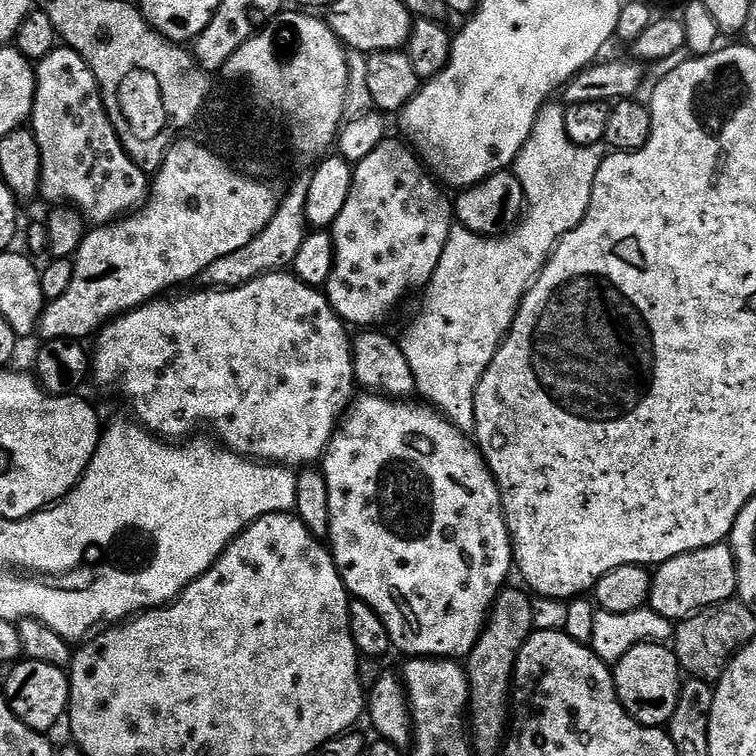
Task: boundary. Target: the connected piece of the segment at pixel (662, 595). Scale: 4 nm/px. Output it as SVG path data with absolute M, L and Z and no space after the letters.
M722 543L687 552L659 565L652 577L650 606L666 619L679 622L701 608L721 604L736 595L736 556L727 543Z

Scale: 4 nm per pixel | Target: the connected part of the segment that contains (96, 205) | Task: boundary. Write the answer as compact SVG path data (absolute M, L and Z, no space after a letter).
M79 58L71 59L40 62L34 68L36 101L32 107L30 130L36 136L38 150L42 150L40 196L48 199L52 206L71 206L85 221L103 226L137 211L147 201L150 195L150 176L136 165L139 163L124 149L120 135L108 117L104 95L100 92L88 63Z

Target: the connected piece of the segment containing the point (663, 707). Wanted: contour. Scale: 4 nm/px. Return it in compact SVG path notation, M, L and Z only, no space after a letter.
M653 642L634 646L614 665L612 680L622 706L639 724L647 728L664 728L678 706L682 687L682 669L676 653L667 643Z

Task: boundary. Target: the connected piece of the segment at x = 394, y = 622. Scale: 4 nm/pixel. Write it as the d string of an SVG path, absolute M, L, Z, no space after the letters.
M363 394L357 395L353 399L350 409L343 417L342 423L337 427L336 435L333 436L332 441L328 444L328 450L322 457L322 471L326 478L326 486L330 494L330 526L328 527L327 539L332 540L330 543L330 551L336 569L340 572L340 577L344 583L345 588L355 599L366 602L378 614L378 618L382 618L382 622L386 622L386 630L390 630L390 638L392 639L393 649L398 653L405 652L405 657L408 658L460 658L472 651L472 647L478 642L480 633L484 631L484 625L488 623L488 614L492 610L492 603L496 601L496 596L509 583L508 571L513 571L514 557L512 554L512 535L508 533L508 523L504 520L504 507L500 501L500 488L496 484L496 479L492 477L492 472L488 468L488 464L484 461L484 455L480 453L479 447L465 433L461 432L459 428L455 428L448 420L444 419L435 408L420 404L408 404L412 402L405 402L400 398L389 398L383 394Z

